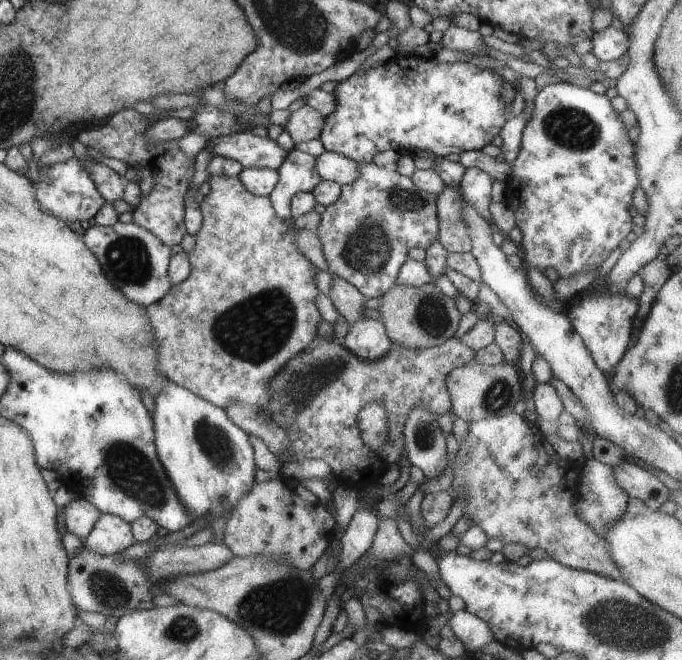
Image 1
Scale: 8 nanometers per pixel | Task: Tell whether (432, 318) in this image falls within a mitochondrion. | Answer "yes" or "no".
yes

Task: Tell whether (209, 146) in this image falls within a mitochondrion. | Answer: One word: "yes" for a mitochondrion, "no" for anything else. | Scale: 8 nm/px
no

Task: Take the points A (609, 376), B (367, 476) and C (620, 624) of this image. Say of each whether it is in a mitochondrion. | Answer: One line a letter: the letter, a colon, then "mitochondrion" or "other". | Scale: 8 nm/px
A: other
B: other
C: mitochondrion

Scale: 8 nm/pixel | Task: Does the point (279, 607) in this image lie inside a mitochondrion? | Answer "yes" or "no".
yes

